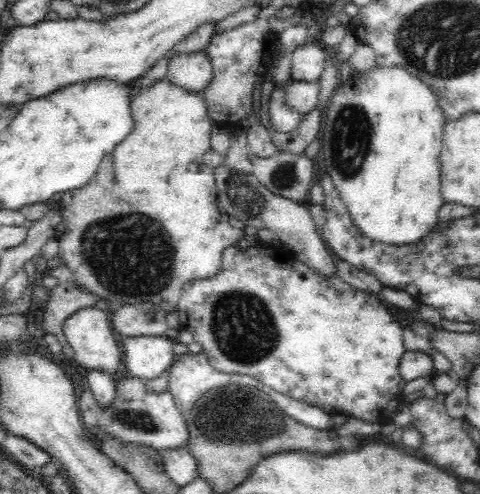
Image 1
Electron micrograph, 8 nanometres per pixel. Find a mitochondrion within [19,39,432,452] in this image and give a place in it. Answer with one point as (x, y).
(133, 257)

